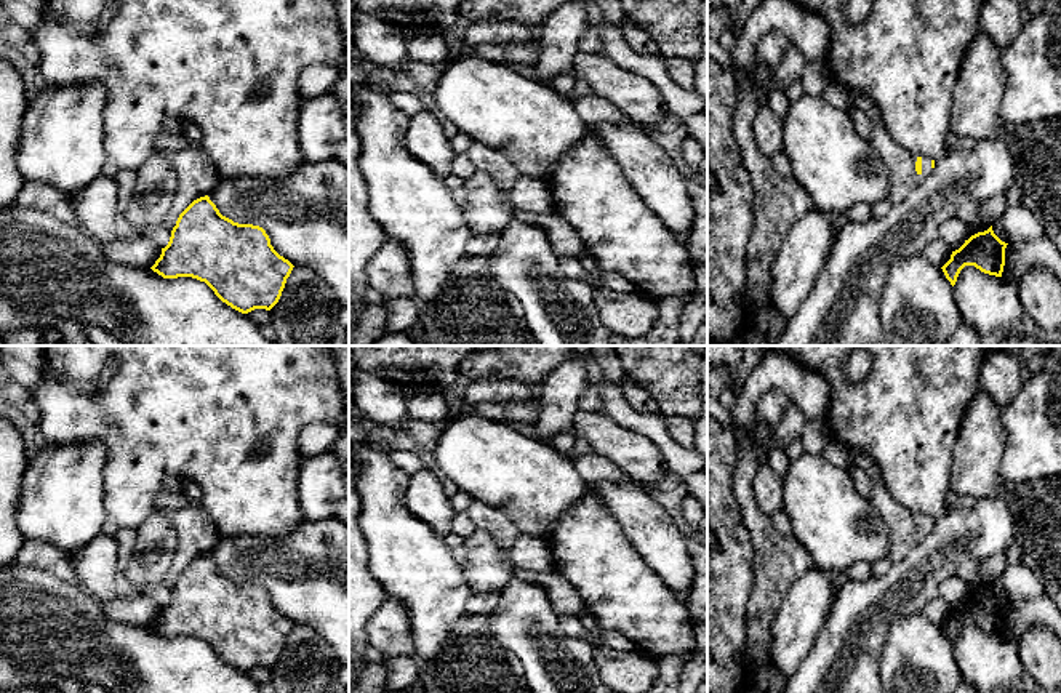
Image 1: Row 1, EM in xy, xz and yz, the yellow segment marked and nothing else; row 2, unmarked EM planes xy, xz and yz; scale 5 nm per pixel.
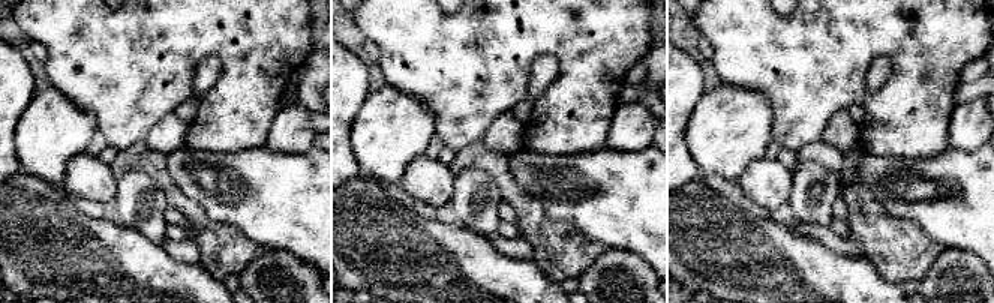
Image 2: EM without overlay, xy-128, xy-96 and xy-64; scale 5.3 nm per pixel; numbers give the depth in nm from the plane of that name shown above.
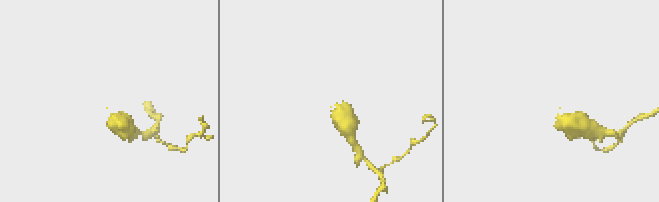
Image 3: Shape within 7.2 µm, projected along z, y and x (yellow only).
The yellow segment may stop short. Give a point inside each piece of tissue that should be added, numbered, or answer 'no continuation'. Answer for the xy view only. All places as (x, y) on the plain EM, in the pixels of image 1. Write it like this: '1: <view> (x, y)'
no continuation

